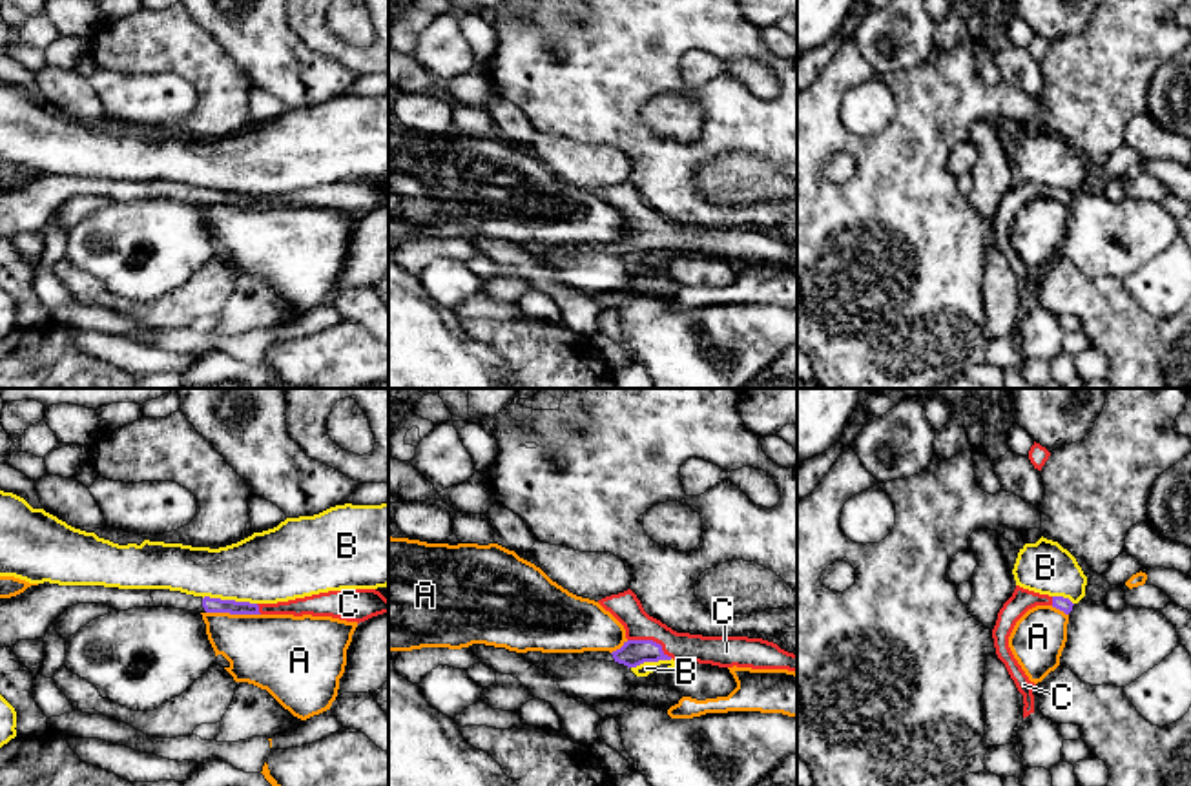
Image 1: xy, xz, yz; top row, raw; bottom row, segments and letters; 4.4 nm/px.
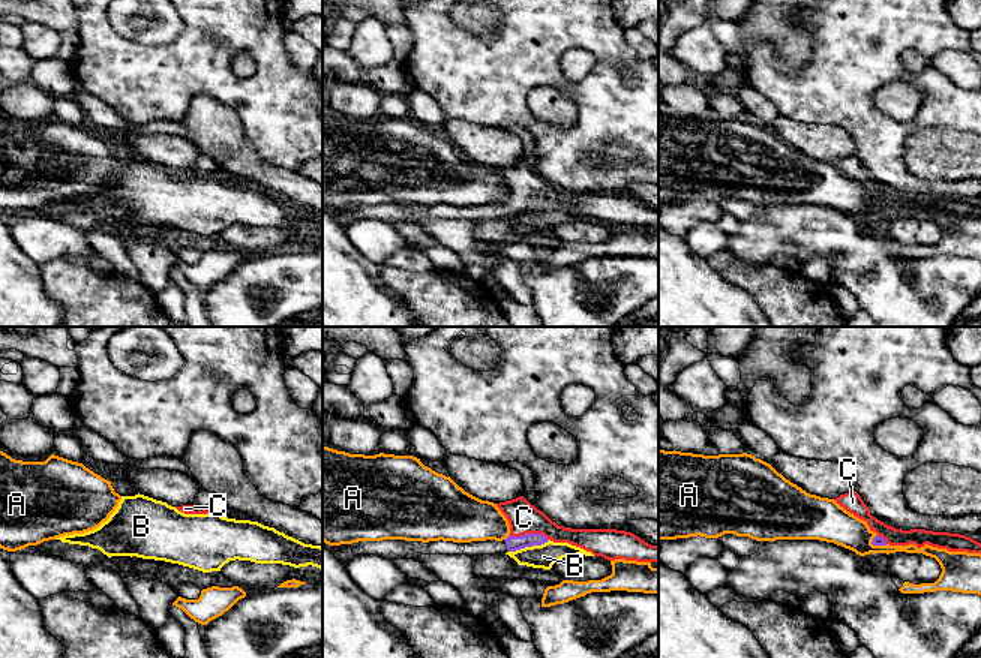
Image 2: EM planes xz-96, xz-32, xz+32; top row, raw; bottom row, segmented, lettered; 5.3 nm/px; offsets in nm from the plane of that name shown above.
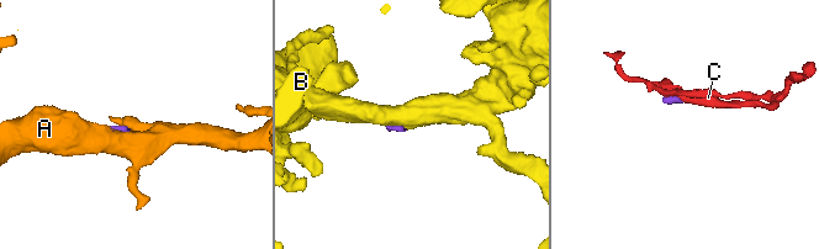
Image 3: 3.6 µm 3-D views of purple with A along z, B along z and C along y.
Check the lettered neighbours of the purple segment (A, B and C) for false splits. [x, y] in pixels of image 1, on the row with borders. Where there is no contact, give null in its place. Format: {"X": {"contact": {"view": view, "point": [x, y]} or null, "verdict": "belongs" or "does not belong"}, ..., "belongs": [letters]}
{"A": {"contact": {"view": "xy", "point": [234, 613]}, "verdict": "does not belong"}, "B": {"contact": {"view": "xy", "point": [230, 600]}, "verdict": "does not belong"}, "C": {"contact": {"view": "xz", "point": [652, 641]}, "verdict": "belongs"}, "belongs": ["C"]}

